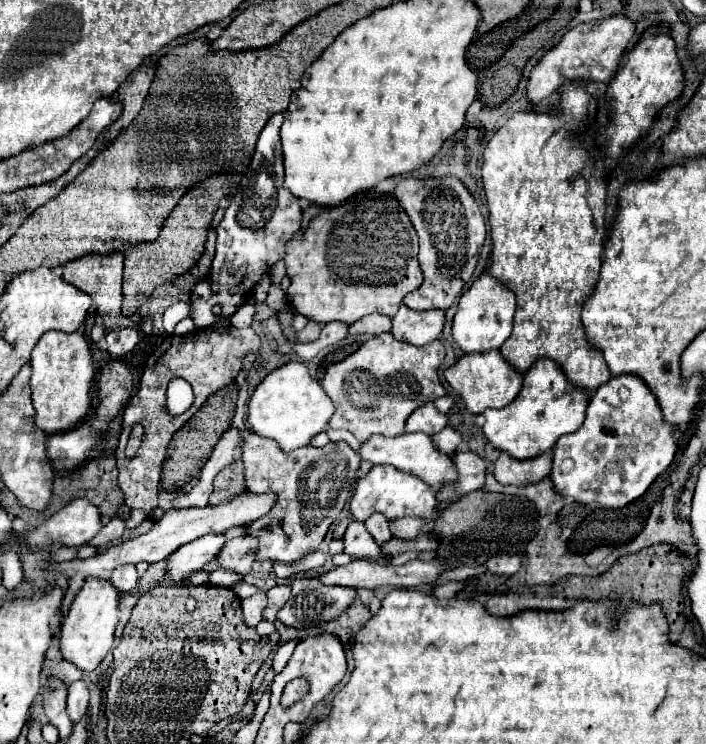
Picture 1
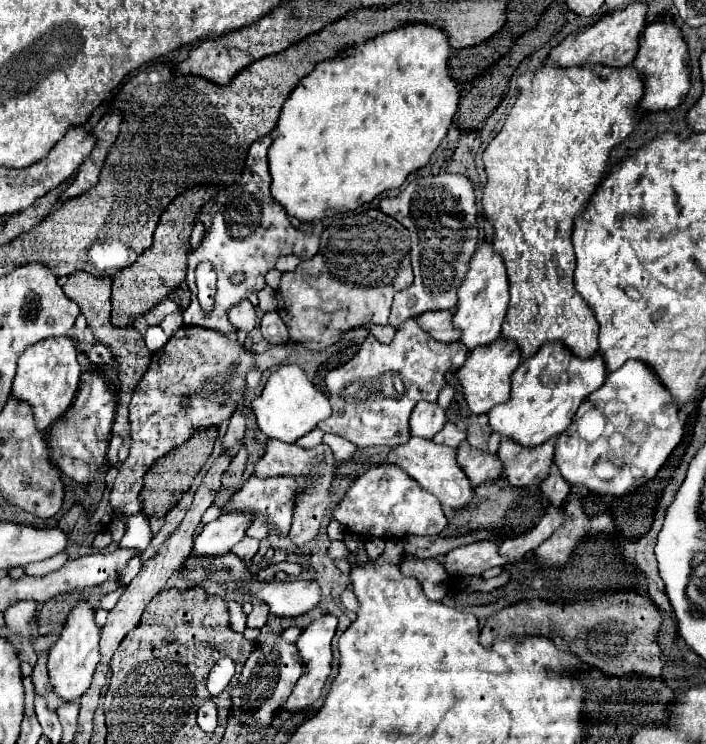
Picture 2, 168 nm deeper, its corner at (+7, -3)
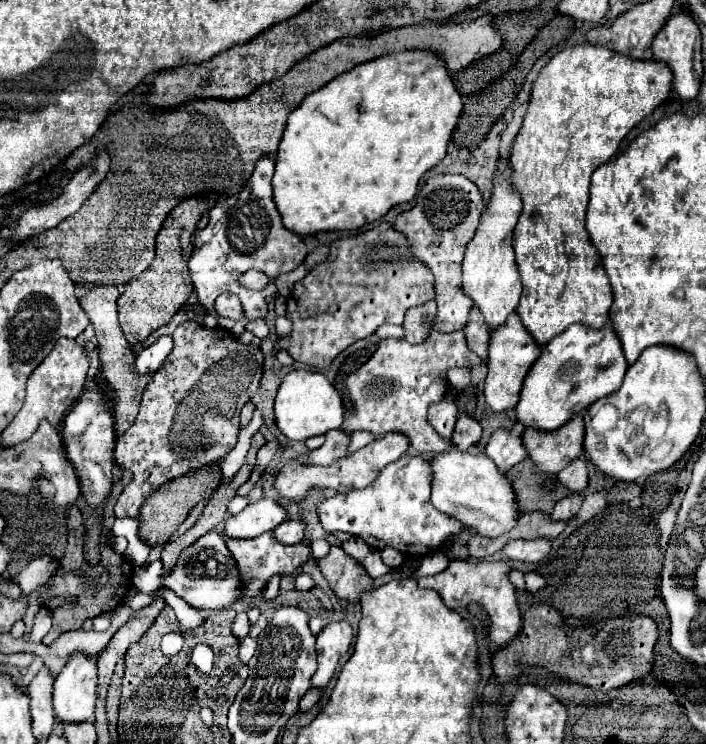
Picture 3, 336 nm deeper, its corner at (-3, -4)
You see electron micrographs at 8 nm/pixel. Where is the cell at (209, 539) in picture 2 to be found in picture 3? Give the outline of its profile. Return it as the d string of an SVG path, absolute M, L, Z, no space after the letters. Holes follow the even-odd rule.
M263 498L263 500L251 502L237 516L231 516L225 524L225 536L229 536L229 538L257 538L263 532L275 530L285 520L287 520L285 508L281 508L271 498Z

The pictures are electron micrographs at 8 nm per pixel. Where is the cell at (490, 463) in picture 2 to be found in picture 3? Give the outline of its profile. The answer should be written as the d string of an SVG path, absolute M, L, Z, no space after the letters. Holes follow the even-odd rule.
M499 428L495 434L491 434L485 454L503 472L507 472L515 464L519 464L523 458L527 458L527 450L521 442L521 436L511 436L511 432L505 428Z

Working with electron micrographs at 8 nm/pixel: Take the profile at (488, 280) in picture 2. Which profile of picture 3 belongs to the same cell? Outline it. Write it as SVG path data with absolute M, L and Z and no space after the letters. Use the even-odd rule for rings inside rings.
M509 152L501 156L505 162L505 170L495 168L495 174L491 178L493 188L491 188L491 198L489 204L481 216L479 228L475 232L475 238L469 242L461 270L461 286L465 294L475 302L475 306L481 310L485 316L487 324L491 330L501 326L511 312L515 312L519 298L521 298L521 280L515 264L515 252L513 252L513 230L521 214L521 196L513 186L511 178L511 168L509 168Z

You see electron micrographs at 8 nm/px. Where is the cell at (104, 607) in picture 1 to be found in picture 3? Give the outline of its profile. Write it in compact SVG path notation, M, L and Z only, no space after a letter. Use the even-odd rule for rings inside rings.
M73 654L53 686L53 714L61 724L91 722L97 696L97 662Z

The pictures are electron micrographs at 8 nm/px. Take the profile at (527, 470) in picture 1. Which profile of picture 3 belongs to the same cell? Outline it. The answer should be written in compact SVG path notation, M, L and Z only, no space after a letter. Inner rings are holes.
M583 410L579 416L573 416L571 422L567 422L563 428L559 428L559 432L535 432L535 428L527 428L527 430L523 432L523 444L525 444L531 460L535 462L535 470L537 470L537 472L557 474L557 472L561 472L563 468L567 468L567 464L571 464L575 458L581 456L581 452L583 452L583 414L585 414L585 410Z

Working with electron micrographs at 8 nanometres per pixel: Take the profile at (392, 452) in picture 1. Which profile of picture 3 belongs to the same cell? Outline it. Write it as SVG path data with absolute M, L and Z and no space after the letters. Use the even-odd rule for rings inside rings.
M449 450L431 458L433 466L433 494L431 502L437 510L445 512L451 518L463 522L463 526L475 530L485 538L497 538L509 532L521 512L511 480L505 472L499 472L495 462L485 454L469 454L459 450Z

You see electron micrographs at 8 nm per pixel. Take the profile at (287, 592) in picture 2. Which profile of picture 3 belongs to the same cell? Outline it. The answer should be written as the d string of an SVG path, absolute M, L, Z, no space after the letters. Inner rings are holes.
M215 530L207 532L207 536L201 536L189 548L185 548L183 554L179 554L175 568L169 574L163 572L161 560L155 560L147 568L135 568L131 582L139 592L157 592L161 588L169 588L181 600L185 600L189 606L203 608L203 610L211 610L211 608L221 610L239 600L239 596L237 596L237 590L239 590L237 566L233 562L231 552L227 550L223 538Z

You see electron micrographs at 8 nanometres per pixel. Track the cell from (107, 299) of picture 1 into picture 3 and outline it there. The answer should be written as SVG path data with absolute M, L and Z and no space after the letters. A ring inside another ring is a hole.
M97 286L85 292L85 296L79 298L83 310L87 312L93 328L95 328L95 336L97 336L97 344L99 344L99 360L101 360L101 370L103 370L103 378L105 382L111 386L111 390L115 392L115 402L113 402L113 418L115 418L115 434L121 436L133 422L135 416L139 412L139 404L141 404L141 394L147 386L147 382L151 380L149 376L137 376L133 372L133 364L135 364L135 352L129 346L129 342L125 340L121 326L117 322L117 298L119 298L119 290L115 286Z

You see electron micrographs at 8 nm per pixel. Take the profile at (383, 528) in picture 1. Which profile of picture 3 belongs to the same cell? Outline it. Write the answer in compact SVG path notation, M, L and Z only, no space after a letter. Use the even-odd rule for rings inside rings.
M383 548L381 558L389 568L399 568L403 564L403 554L399 550L395 550L395 548Z

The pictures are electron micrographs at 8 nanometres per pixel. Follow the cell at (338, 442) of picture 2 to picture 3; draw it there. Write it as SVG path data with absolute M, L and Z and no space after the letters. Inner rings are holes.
M353 432L353 434L351 434L351 446L349 446L349 450L355 452L355 450L371 444L373 440L375 440L375 436L373 436L371 432Z

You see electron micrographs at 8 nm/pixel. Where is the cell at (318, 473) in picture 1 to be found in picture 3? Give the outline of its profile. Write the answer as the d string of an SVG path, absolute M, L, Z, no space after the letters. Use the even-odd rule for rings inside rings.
M331 430L325 434L325 444L313 452L309 452L303 462L307 464L321 464L321 466L329 466L335 460L341 460L345 456L349 456L349 434L343 430Z

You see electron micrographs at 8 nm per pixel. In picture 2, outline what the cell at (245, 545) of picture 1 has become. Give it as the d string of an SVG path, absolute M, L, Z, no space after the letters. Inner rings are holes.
M245 537L245 539L241 539L241 543L237 543L237 547L233 547L231 553L235 553L239 559L253 559L257 549L259 549L259 541Z

